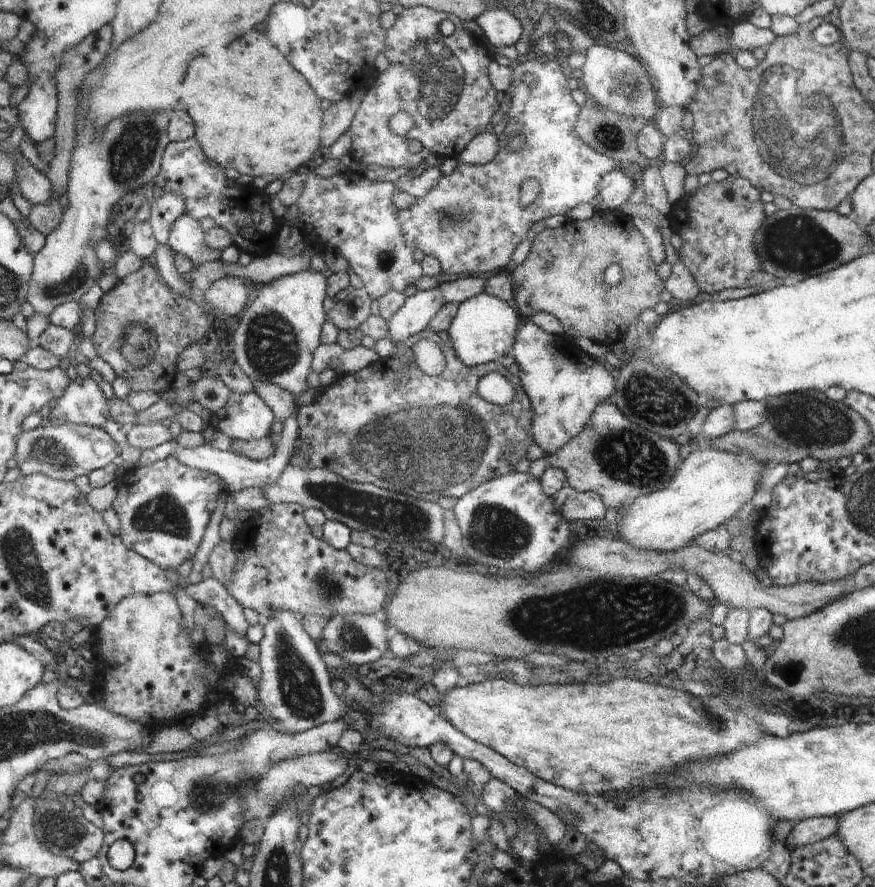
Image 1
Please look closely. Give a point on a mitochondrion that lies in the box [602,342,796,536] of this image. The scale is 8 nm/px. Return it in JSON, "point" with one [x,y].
{"point":[670,407]}

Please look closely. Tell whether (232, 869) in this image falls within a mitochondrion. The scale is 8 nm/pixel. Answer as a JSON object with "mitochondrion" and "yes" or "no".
{"mitochondrion":"no"}

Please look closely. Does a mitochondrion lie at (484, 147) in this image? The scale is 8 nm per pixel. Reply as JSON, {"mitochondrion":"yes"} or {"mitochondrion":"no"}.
{"mitochondrion":"no"}

